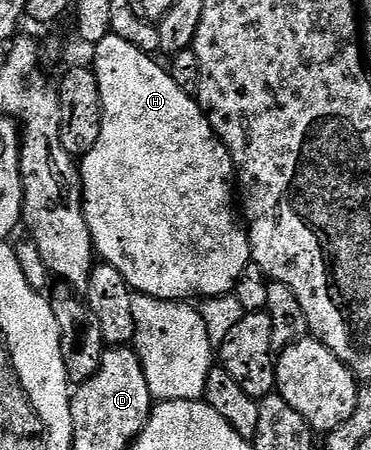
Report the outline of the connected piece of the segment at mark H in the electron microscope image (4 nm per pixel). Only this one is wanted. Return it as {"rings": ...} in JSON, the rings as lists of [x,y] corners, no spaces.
{"rings":[[[109,34],[95,44],[96,57],[92,62],[92,70],[99,85],[102,119],[100,135],[96,145],[86,156],[81,158],[83,212],[86,214],[88,229],[97,258],[103,263],[120,269],[120,273],[128,281],[128,285],[137,294],[151,295],[157,299],[171,301],[190,301],[193,295],[199,297],[229,296],[235,290],[244,273],[244,269],[252,261],[250,258],[250,236],[239,212],[236,210],[236,172],[234,162],[226,146],[218,140],[197,98],[191,92],[180,89],[176,81],[172,81],[169,70],[157,63],[153,54],[145,53],[141,48],[126,39]]]}

